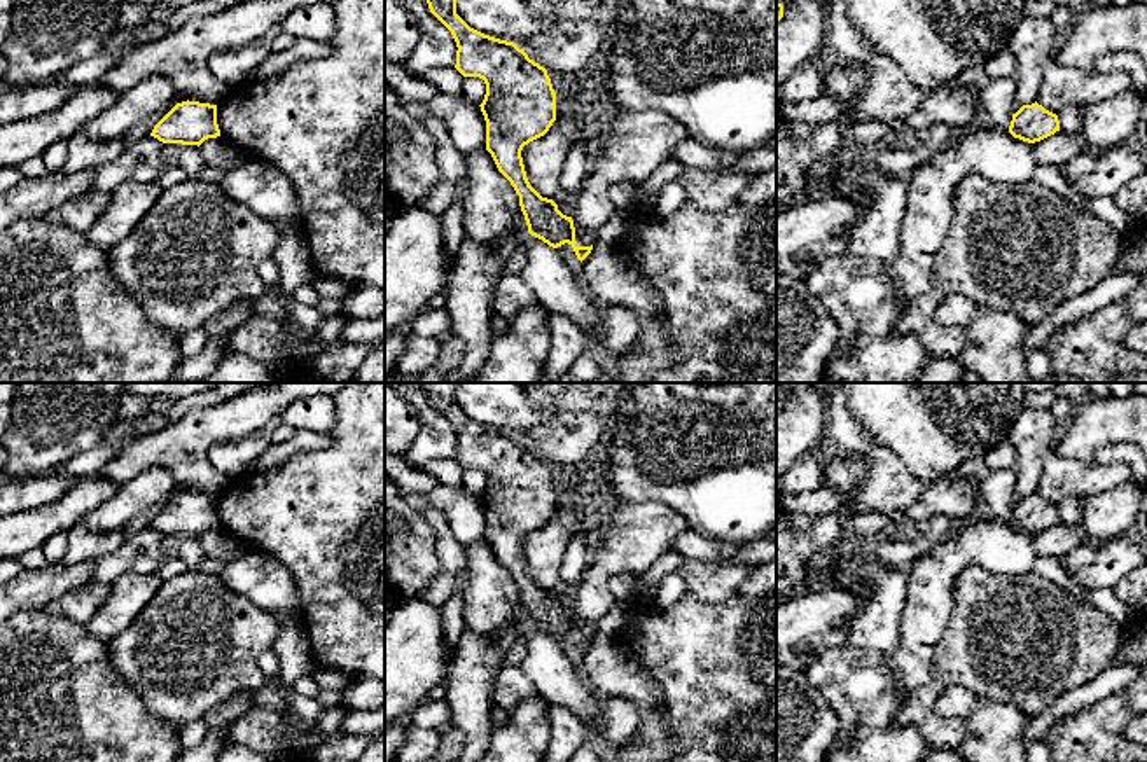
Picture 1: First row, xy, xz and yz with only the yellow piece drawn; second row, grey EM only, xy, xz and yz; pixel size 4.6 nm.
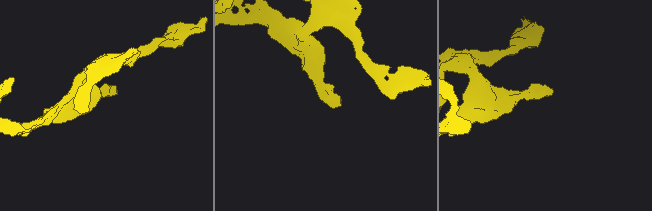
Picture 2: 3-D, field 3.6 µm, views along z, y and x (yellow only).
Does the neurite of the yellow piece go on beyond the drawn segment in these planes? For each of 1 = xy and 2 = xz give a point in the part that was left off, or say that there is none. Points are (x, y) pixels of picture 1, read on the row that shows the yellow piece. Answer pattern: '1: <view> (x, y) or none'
1: none
2: none

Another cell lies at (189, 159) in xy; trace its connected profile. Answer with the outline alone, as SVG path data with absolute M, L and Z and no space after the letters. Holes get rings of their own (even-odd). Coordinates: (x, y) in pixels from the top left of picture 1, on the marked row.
M184 145L178 156L178 164L185 170L189 178L196 178L203 170L208 168L199 154L198 145Z

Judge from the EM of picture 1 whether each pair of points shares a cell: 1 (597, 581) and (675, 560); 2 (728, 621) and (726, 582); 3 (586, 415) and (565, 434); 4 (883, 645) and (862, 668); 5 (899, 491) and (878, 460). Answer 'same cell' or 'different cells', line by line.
1: different cells
2: different cells
3: same cell
4: different cells
5: same cell

